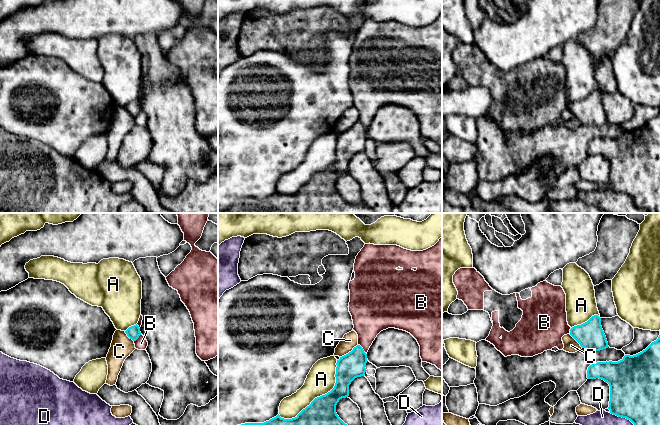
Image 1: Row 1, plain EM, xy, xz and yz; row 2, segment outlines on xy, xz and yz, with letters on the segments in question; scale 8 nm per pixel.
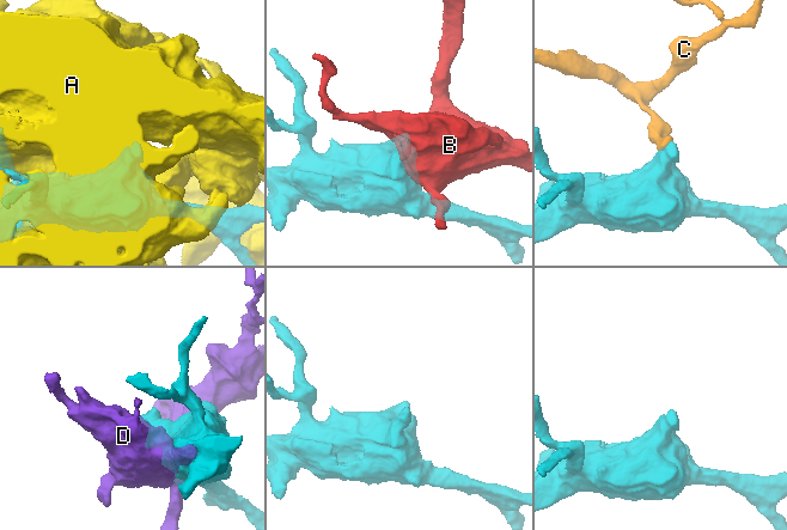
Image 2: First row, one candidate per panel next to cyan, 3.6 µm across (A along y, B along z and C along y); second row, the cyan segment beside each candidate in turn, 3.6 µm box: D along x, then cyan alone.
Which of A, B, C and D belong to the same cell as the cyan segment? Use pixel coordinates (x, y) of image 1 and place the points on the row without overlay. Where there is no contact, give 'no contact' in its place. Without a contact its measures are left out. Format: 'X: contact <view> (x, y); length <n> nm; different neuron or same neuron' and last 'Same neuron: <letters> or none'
A: contact xz (320, 172); length 650 nm; different neuron
B: contact xz (362, 125); length 110 nm; different neuron
C: contact xz (349, 128); length 180 nm; different neuron
D: contact yz (630, 196); length 360 nm; different neuron
Same neuron: none

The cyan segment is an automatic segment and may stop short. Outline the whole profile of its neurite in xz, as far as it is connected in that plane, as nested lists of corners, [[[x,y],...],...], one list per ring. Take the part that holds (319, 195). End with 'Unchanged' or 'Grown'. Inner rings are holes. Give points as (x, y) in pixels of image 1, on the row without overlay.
[[[360,121],[337,136],[336,159],[334,164],[325,171],[315,174],[309,182],[303,185],[295,194],[284,195],[278,190],[264,199],[245,199],[233,204],[230,211],[218,213],[375,213],[364,202],[350,203],[336,189],[336,181],[340,175],[349,172],[349,161],[357,154],[365,151],[367,130]]]. Unchanged

